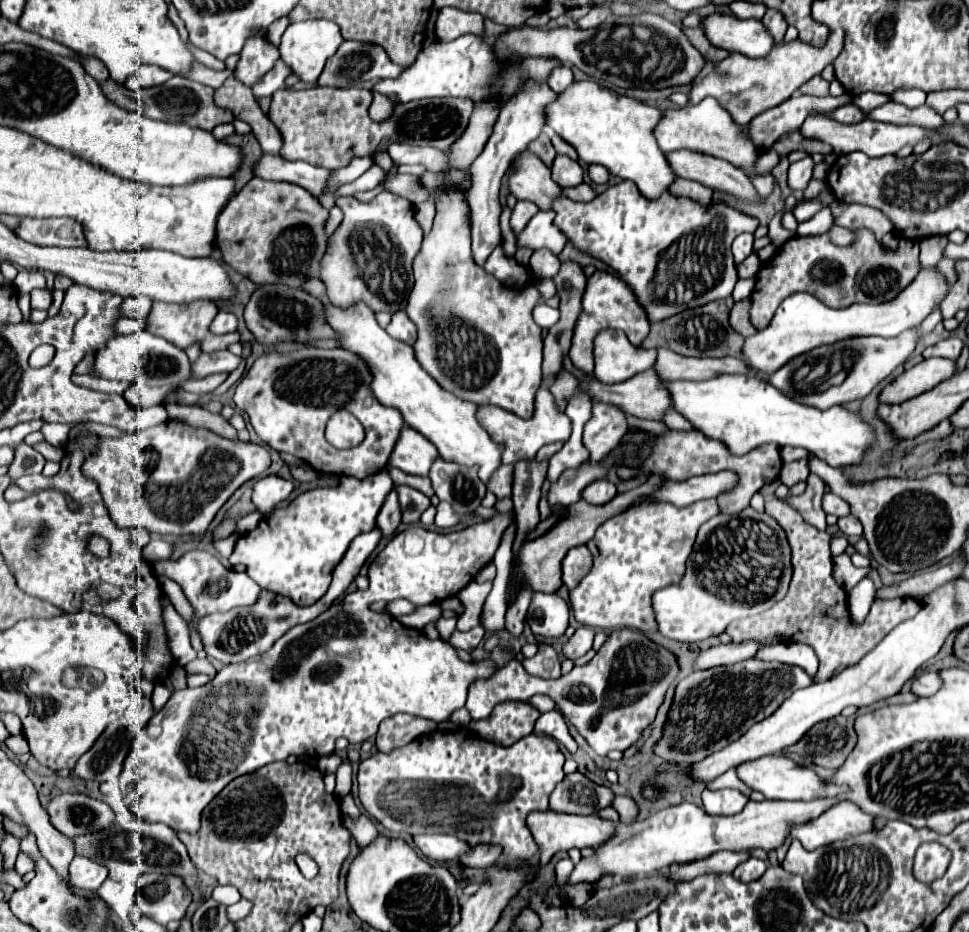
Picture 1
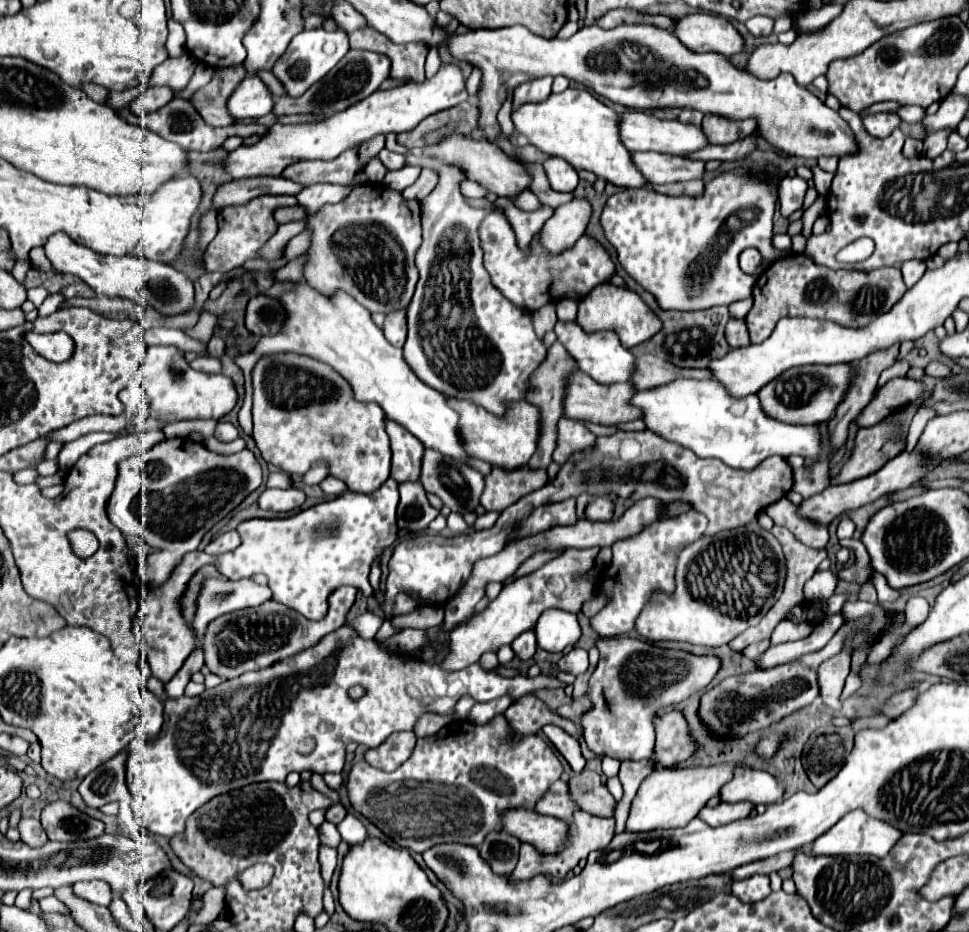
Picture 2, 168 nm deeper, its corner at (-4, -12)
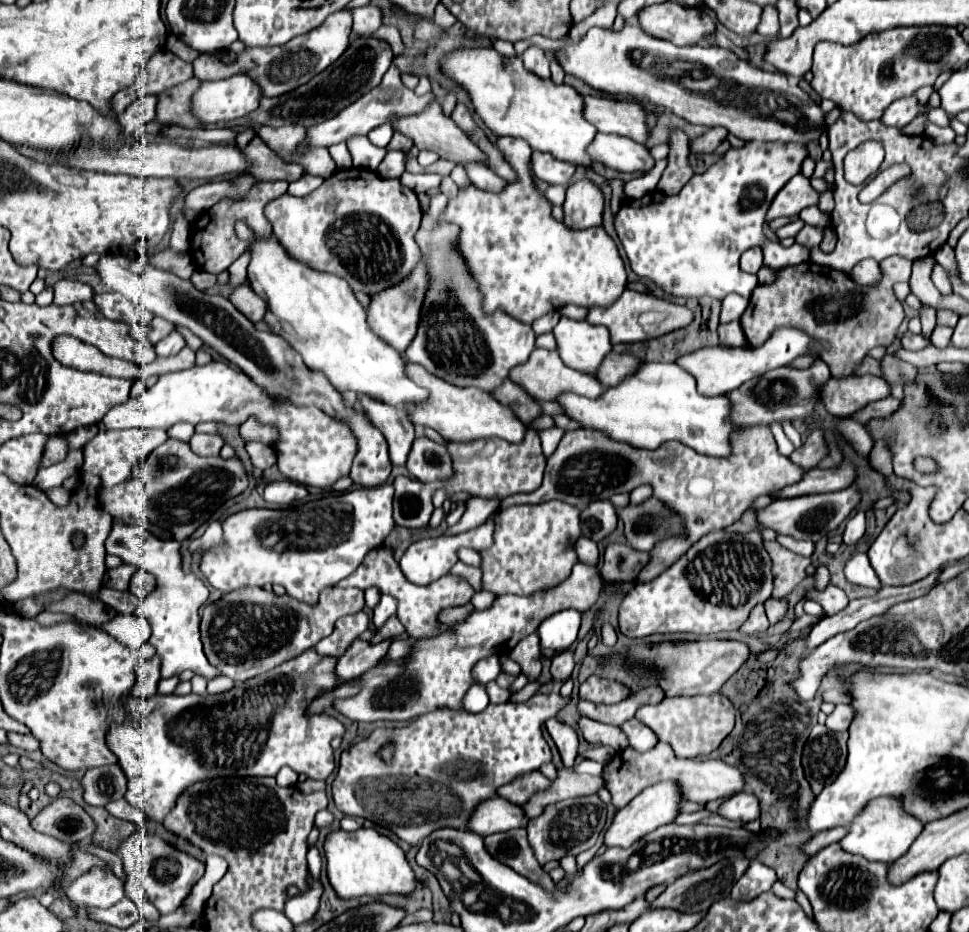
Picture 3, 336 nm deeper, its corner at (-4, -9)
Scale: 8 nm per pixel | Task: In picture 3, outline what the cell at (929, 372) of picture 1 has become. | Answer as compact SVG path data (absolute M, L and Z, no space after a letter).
M851 376L843 380L831 378L819 392L825 408L833 416L851 418L867 404L891 396L891 384L879 376Z

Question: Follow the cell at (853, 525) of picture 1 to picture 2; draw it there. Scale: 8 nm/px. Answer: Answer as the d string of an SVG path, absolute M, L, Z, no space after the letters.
M841 539L839 541L840 546L850 548L857 561L853 567L849 569L841 569L839 571L839 579L847 581L847 583L857 583L857 585L865 585L871 575L873 575L873 567L869 563L869 553L861 541L855 541L855 539Z

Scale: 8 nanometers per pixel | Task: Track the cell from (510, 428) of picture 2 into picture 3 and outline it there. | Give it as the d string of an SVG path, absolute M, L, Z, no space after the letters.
M407 364L407 372L409 378L413 378L413 382L429 390L429 400L425 402L425 406L409 406L409 418L413 424L433 428L449 442L475 442L479 438L503 438L513 444L523 442L527 426L515 416L515 412L509 406L497 402L493 394L477 388L451 386L445 380L425 372L419 364Z

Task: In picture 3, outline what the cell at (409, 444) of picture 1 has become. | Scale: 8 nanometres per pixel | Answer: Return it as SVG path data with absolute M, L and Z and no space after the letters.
M361 396L361 406L371 418L373 426L381 430L389 444L389 456L393 466L405 466L405 458L409 456L409 446L413 446L415 432L409 414L403 408L393 408L383 402L377 402L369 396Z

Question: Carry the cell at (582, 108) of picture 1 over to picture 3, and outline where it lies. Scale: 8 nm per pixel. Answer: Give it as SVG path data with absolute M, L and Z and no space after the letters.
M479 48L479 50L457 50L443 58L443 70L447 76L451 76L455 82L459 82L471 96L471 102L475 106L475 112L481 116L481 120L489 126L491 132L497 136L513 136L525 140L533 150L549 152L559 160L571 162L575 166L591 166L593 160L589 158L589 144L597 136L597 128L585 120L583 116L583 96L567 84L553 84L551 80L543 80L529 70L523 68L521 58L501 60L501 56L495 50Z

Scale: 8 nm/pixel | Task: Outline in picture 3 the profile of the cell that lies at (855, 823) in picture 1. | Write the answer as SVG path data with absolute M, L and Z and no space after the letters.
M875 798L865 806L865 810L861 810L861 814L857 814L857 818L853 818L853 822L847 826L847 836L839 844L849 854L859 854L877 862L893 862L909 850L921 830L923 824L909 816L897 798Z

